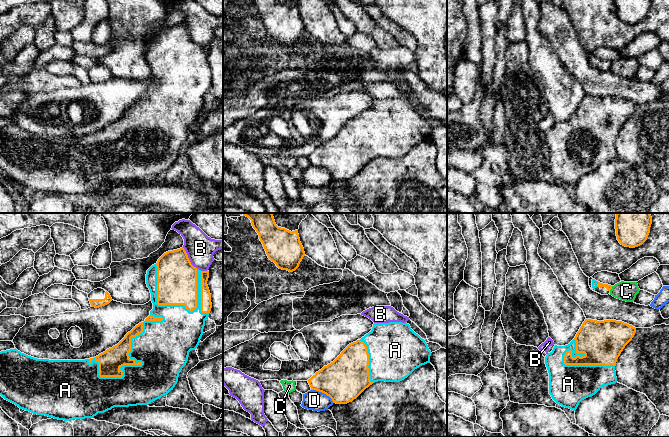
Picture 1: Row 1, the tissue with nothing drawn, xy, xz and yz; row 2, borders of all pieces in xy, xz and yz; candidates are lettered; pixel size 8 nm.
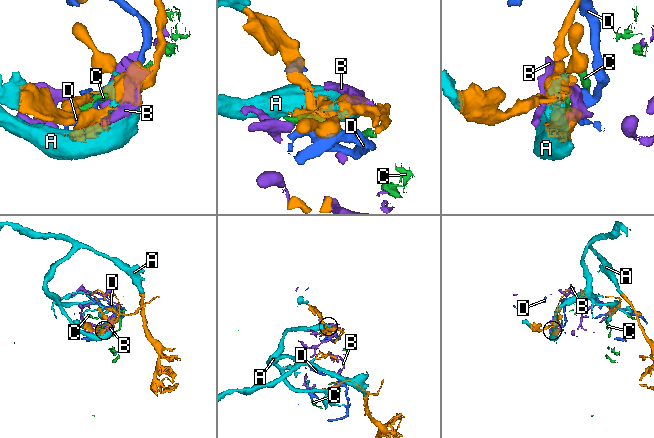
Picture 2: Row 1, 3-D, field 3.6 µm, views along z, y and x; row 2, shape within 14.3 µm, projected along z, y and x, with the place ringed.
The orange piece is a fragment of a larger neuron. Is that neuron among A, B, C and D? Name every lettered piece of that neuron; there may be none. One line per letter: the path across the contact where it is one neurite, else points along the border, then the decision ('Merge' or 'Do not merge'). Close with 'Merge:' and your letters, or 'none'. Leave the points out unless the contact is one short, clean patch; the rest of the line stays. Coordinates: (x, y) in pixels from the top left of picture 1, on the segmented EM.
A: Merge
B: Do not merge
C: Do not merge
D: Boundary: xz (311, 389), (325, 393), (333, 402). Do not merge
Merge: A

